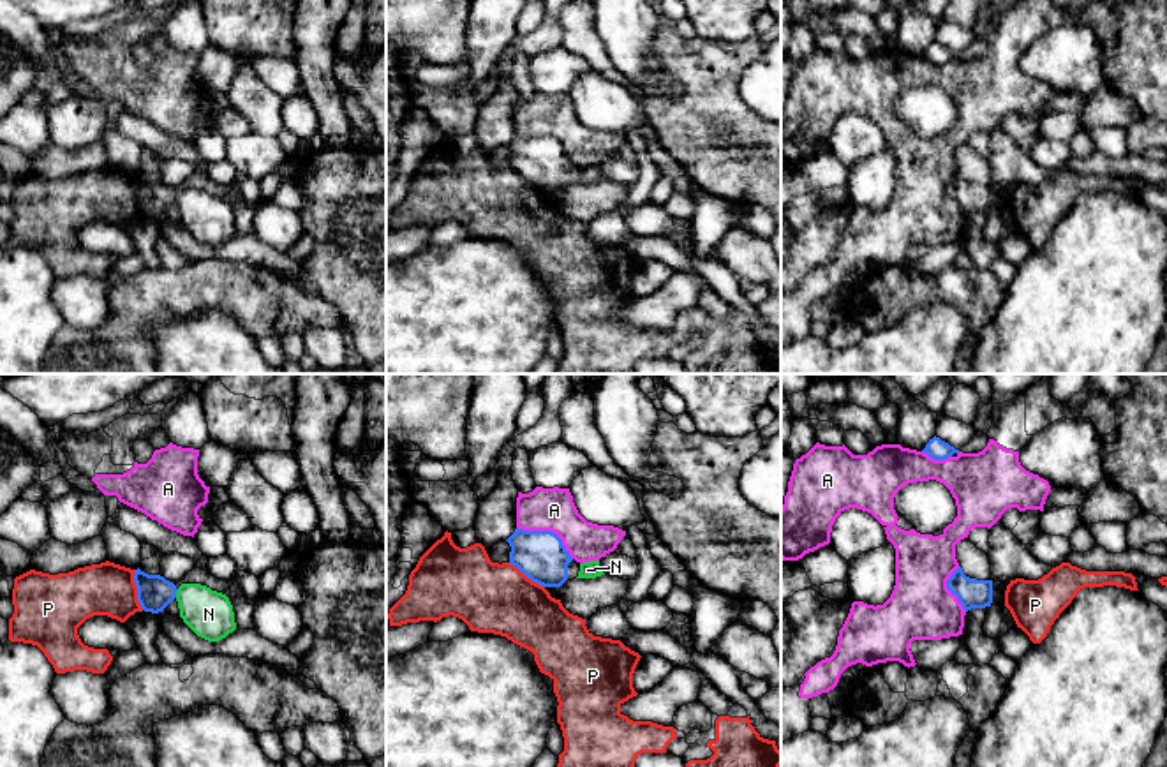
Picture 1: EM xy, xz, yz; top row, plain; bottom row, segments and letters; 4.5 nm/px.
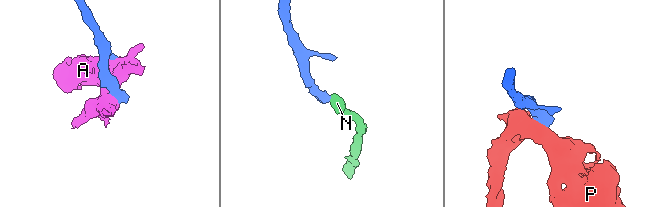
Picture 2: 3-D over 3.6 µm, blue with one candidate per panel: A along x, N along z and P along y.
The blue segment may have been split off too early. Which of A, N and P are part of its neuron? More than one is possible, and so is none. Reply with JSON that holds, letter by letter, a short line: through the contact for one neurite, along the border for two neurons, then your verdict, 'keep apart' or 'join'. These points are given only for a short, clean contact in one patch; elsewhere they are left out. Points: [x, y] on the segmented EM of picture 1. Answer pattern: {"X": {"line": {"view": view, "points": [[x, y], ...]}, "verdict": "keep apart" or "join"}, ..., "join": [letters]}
{"A": {"verdict": "keep apart"}, "N": {"line": {"view": "xy", "points": [[154, 593], [175, 593], [187, 595], [208, 614]]}, "verdict": "join"}, "P": {"line": {"view": "xy", "points": [[134, 570], [136, 600], [143, 609]]}, "verdict": "keep apart"}, "join": ["N"]}

